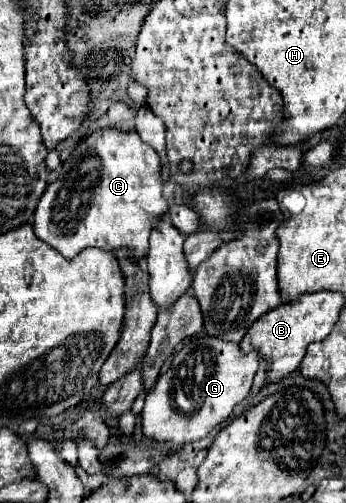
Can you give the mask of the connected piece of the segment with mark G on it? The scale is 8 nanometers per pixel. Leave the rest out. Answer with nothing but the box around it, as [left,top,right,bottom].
[141,335,257,447]

